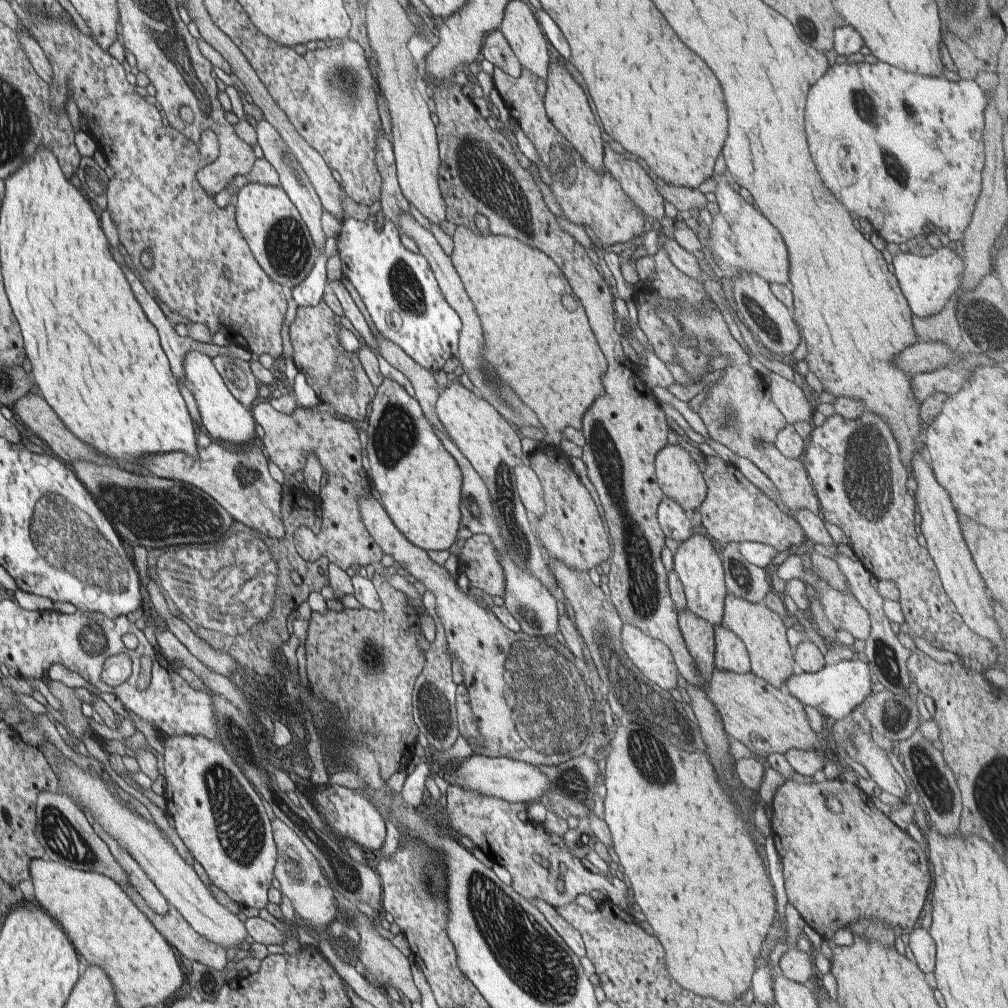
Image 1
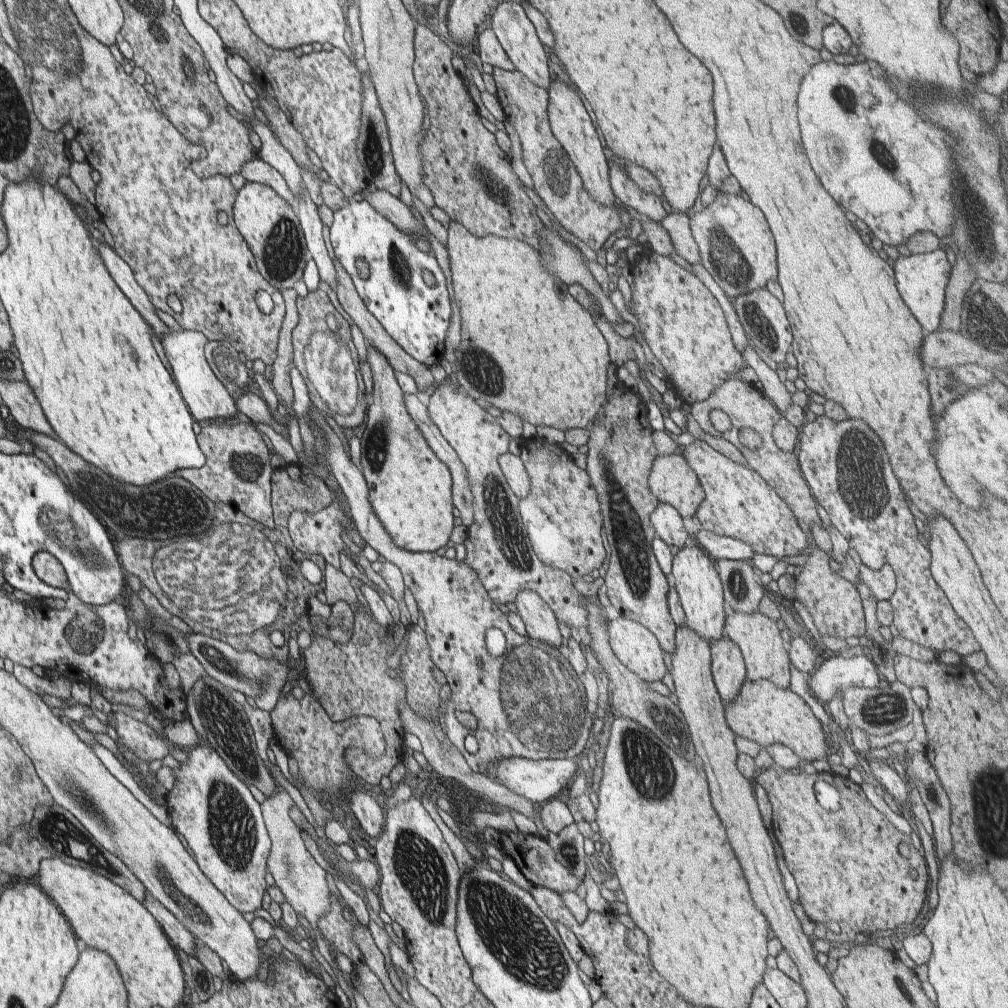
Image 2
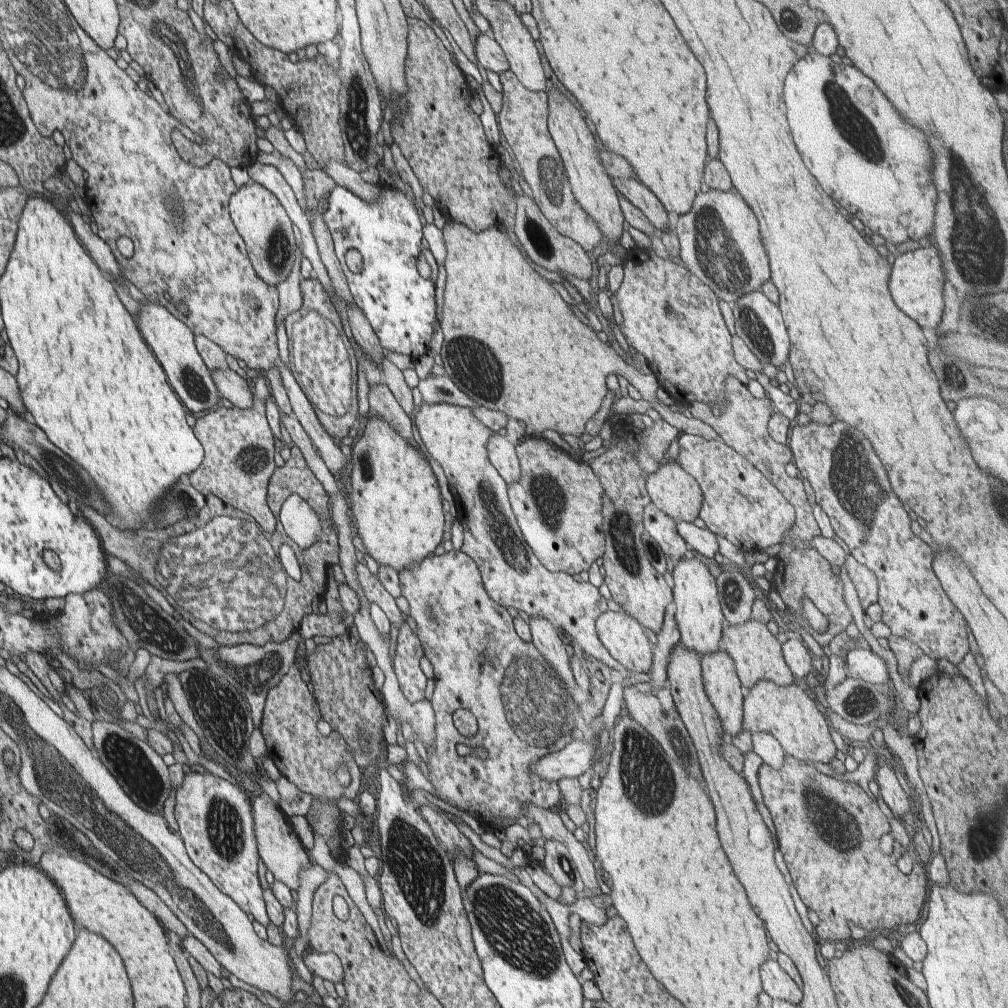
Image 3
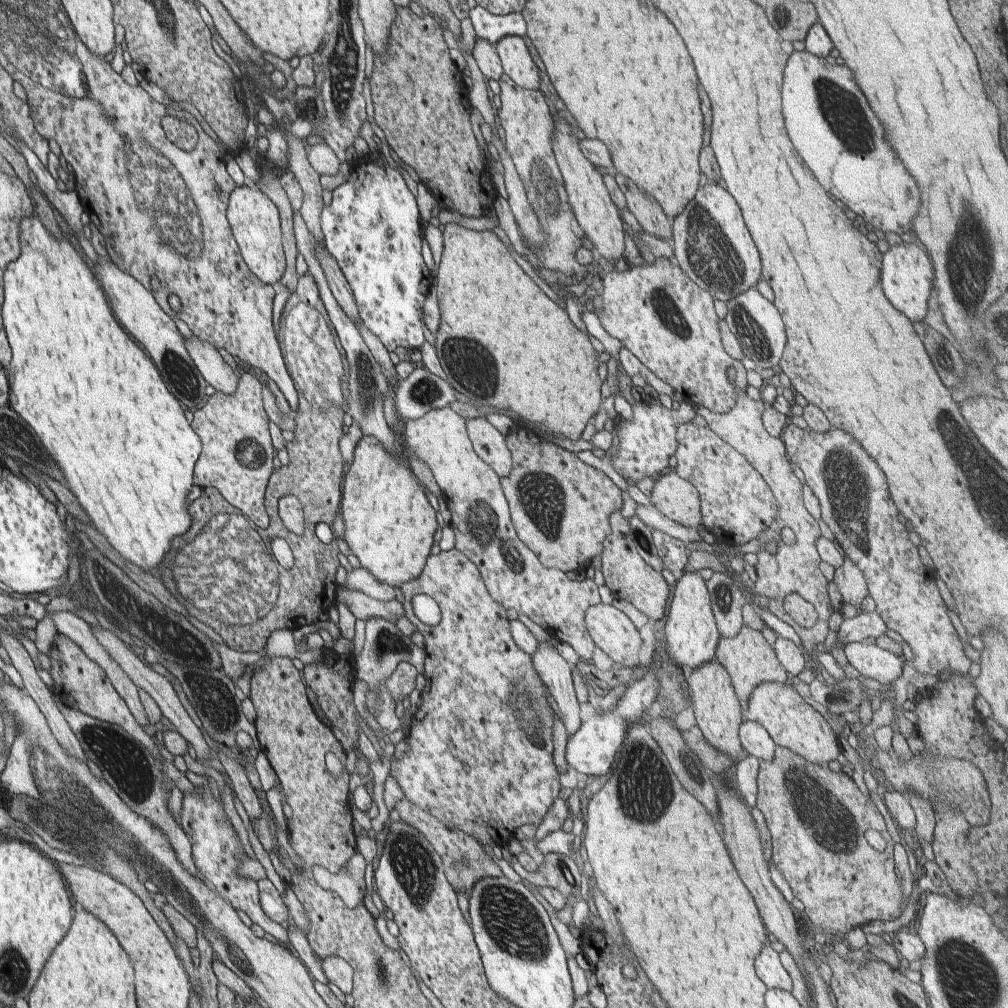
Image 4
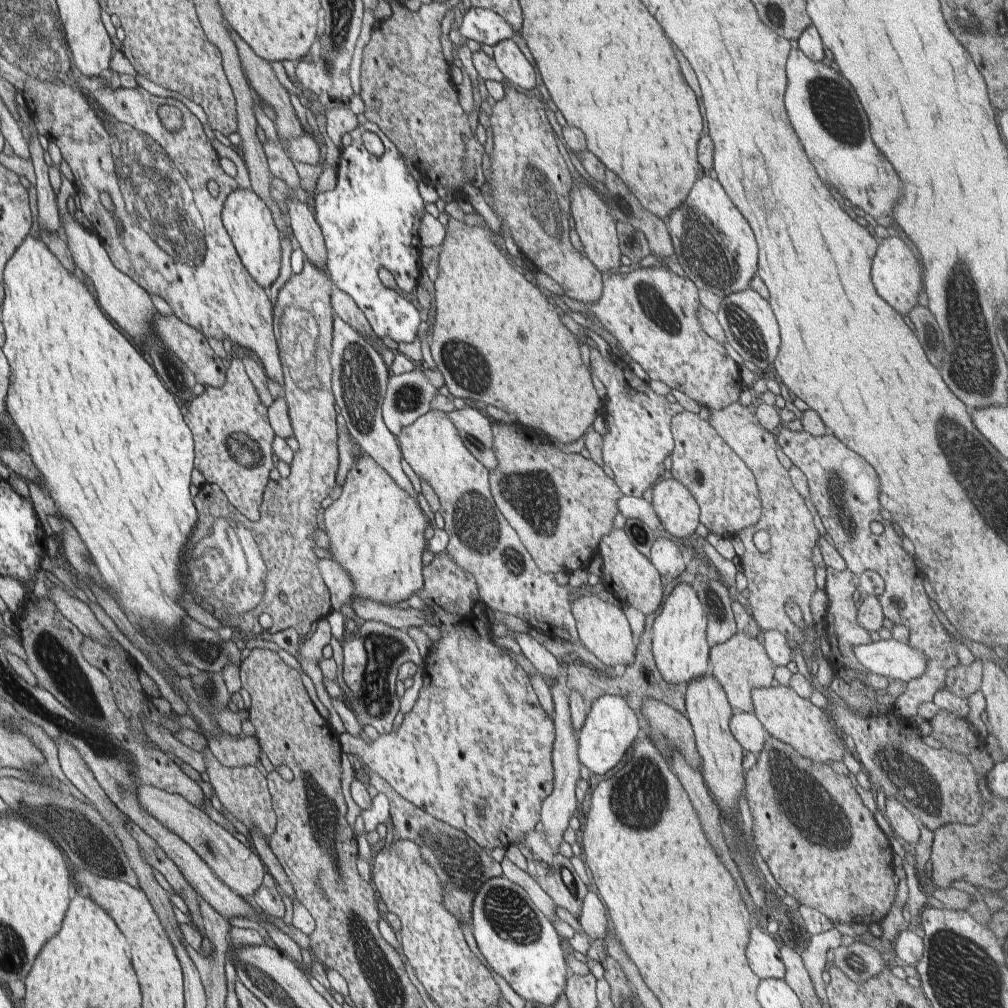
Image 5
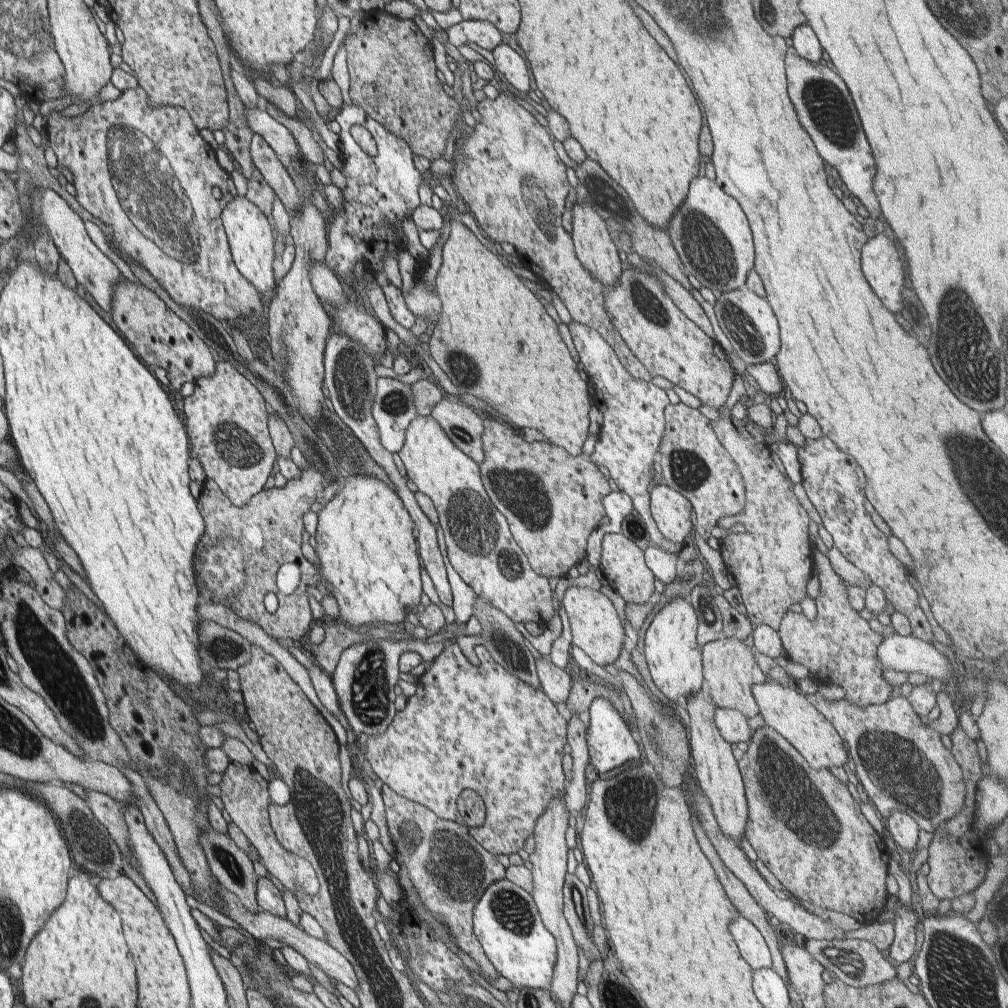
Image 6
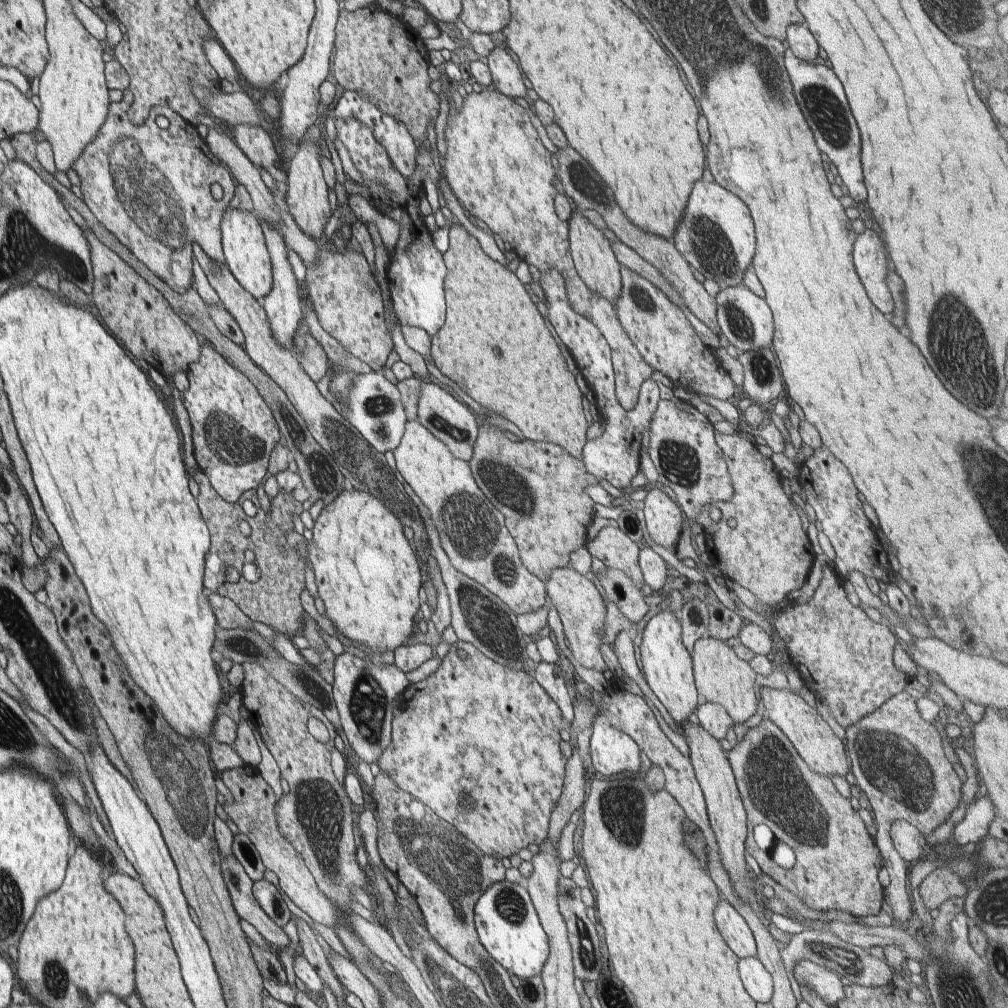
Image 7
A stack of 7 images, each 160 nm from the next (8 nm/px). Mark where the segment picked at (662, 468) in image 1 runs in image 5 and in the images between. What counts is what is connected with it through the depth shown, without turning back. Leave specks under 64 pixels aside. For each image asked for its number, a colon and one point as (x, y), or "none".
2: (672, 481)
3: (675, 492)
4: (678, 499)
5: (677, 511)

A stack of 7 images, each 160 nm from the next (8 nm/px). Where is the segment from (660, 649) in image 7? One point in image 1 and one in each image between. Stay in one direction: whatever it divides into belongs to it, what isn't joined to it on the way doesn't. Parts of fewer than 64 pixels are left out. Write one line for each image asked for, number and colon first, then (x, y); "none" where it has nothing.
1: (699, 568)
2: (700, 589)
3: (698, 613)
4: (692, 636)
5: (681, 652)
6: (675, 660)

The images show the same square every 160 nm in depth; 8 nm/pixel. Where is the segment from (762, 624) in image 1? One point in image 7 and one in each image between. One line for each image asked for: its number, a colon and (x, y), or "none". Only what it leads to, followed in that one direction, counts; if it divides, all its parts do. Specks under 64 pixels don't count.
2: (757, 635)
3: (758, 655)
4: (750, 661)
5: (740, 664)
6: (730, 672)
7: (721, 678)

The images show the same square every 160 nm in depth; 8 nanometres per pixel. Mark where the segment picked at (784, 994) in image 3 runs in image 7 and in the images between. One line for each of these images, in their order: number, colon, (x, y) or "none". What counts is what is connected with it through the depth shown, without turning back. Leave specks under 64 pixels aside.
4: (768, 968)
5: (763, 956)
6: (752, 947)
7: (732, 927)

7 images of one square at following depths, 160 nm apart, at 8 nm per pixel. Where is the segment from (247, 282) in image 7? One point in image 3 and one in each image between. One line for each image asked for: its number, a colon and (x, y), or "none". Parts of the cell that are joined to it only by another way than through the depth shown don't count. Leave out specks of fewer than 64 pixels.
3: (263, 223)
4: (254, 219)
5: (248, 220)
6: (251, 239)

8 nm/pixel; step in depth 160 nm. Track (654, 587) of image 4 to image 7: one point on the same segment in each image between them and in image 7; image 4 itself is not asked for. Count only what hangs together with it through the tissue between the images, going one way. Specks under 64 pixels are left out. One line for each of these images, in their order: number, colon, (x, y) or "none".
5: (627, 574)
6: (623, 564)
7: (613, 547)

